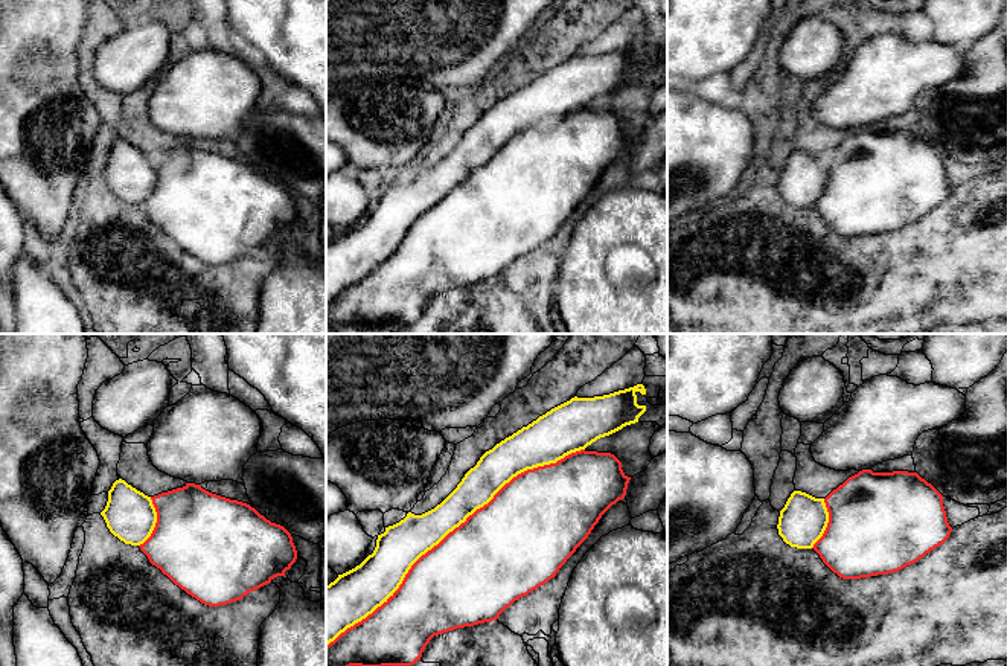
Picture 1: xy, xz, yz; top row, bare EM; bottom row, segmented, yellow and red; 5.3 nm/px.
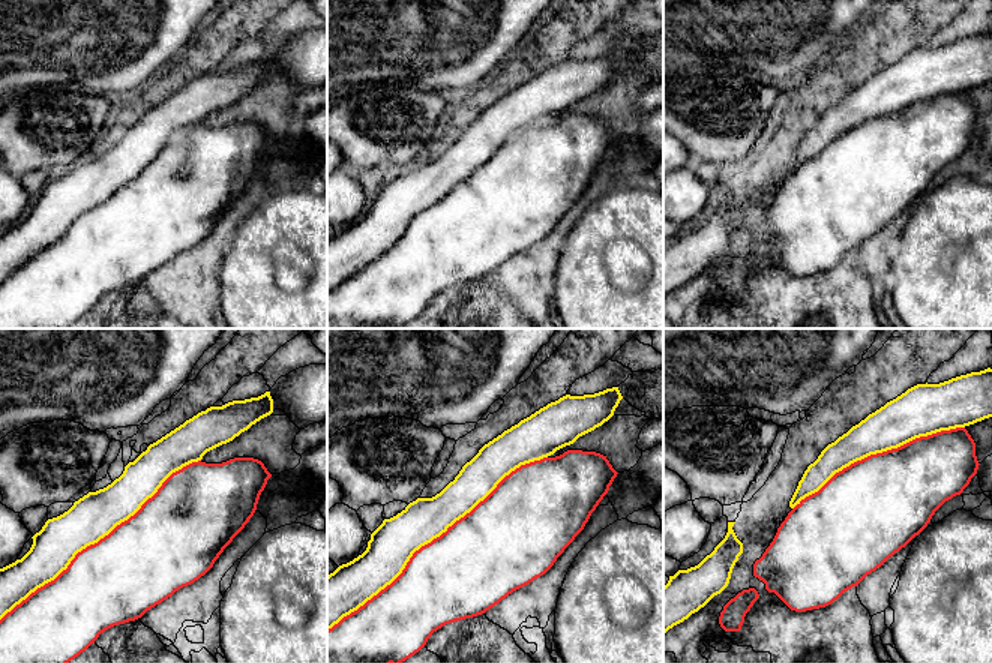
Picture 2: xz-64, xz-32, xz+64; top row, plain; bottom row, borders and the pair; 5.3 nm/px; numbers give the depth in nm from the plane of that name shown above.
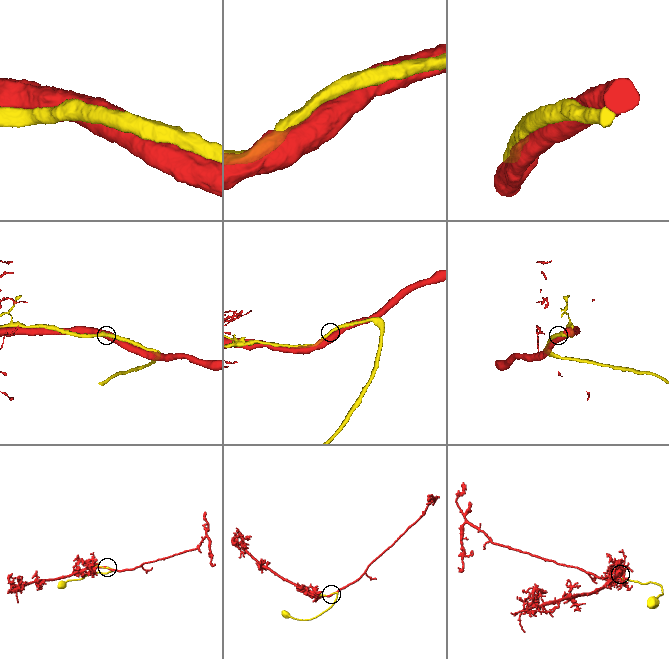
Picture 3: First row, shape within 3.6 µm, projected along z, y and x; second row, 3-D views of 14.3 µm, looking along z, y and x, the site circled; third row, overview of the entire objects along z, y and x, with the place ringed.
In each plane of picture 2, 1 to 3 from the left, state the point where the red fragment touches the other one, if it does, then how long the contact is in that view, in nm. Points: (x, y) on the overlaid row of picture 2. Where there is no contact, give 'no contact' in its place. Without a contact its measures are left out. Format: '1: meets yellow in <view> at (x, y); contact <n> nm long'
1: meets yellow in xz-64 at (99, 539); contact 1350 nm long
2: meets yellow in xz-32 at (434, 537); contact 1500 nm long
3: meets yellow in xz+64 at (878, 452); contact 1000 nm long

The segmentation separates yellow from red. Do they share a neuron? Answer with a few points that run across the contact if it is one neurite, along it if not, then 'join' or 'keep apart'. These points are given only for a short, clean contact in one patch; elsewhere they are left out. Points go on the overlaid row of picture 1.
join

